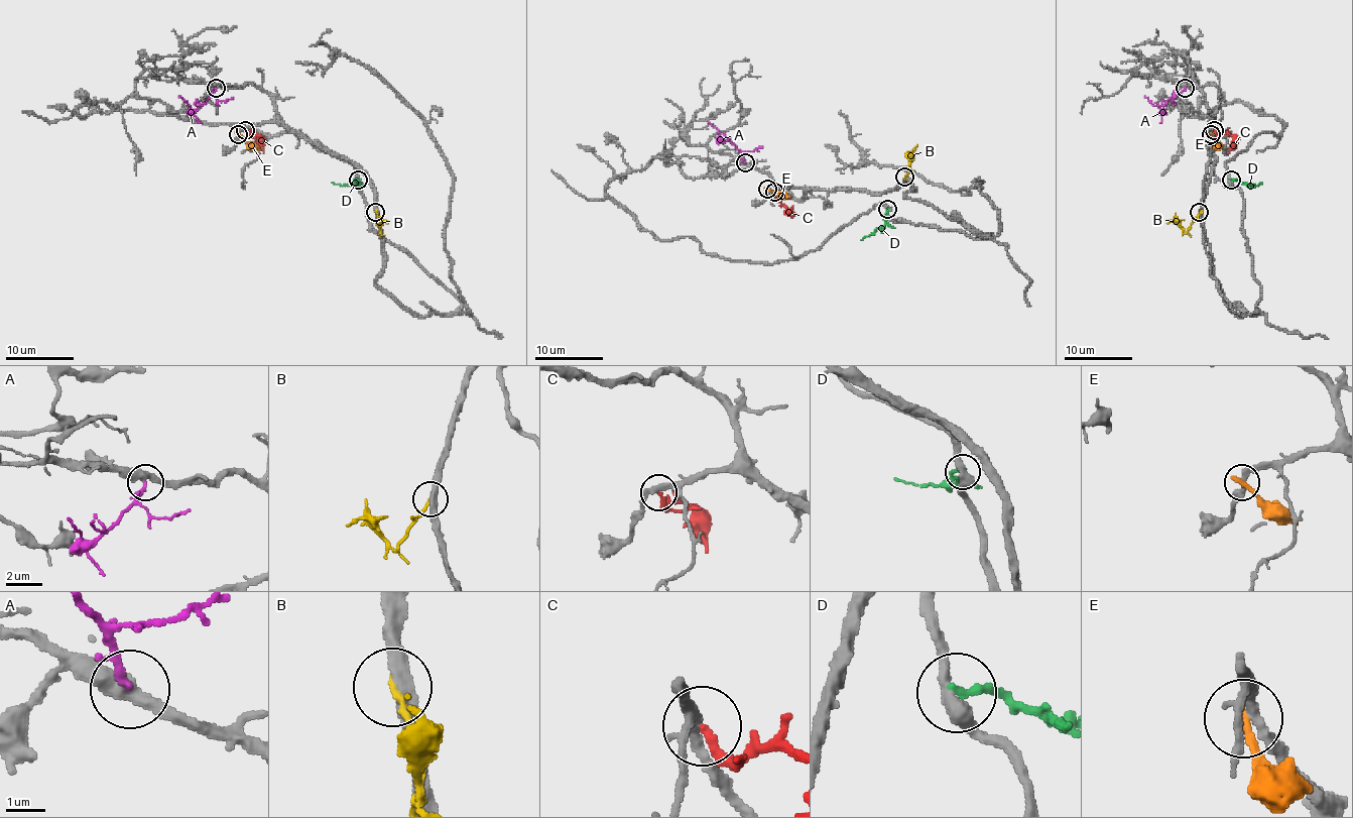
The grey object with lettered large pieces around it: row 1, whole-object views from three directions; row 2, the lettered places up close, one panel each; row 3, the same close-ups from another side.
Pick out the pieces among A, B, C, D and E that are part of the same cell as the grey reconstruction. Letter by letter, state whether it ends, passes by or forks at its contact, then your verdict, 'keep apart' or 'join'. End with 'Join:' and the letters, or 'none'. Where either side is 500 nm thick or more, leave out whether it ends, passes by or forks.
A: it ends | join
B: it ends | keep apart
C: it ends | keep apart
D: it ends | keep apart
E: it ends | keep apart
Join: A

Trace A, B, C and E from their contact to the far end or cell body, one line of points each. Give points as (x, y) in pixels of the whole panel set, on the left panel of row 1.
A: (216, 87), (196, 109), (178, 96)
B: (376, 213), (381, 231), (379, 225), (384, 220), (387, 223)
C: (245, 129), (248, 134), (258, 138), (263, 153)
E: (238, 134), (260, 149)

